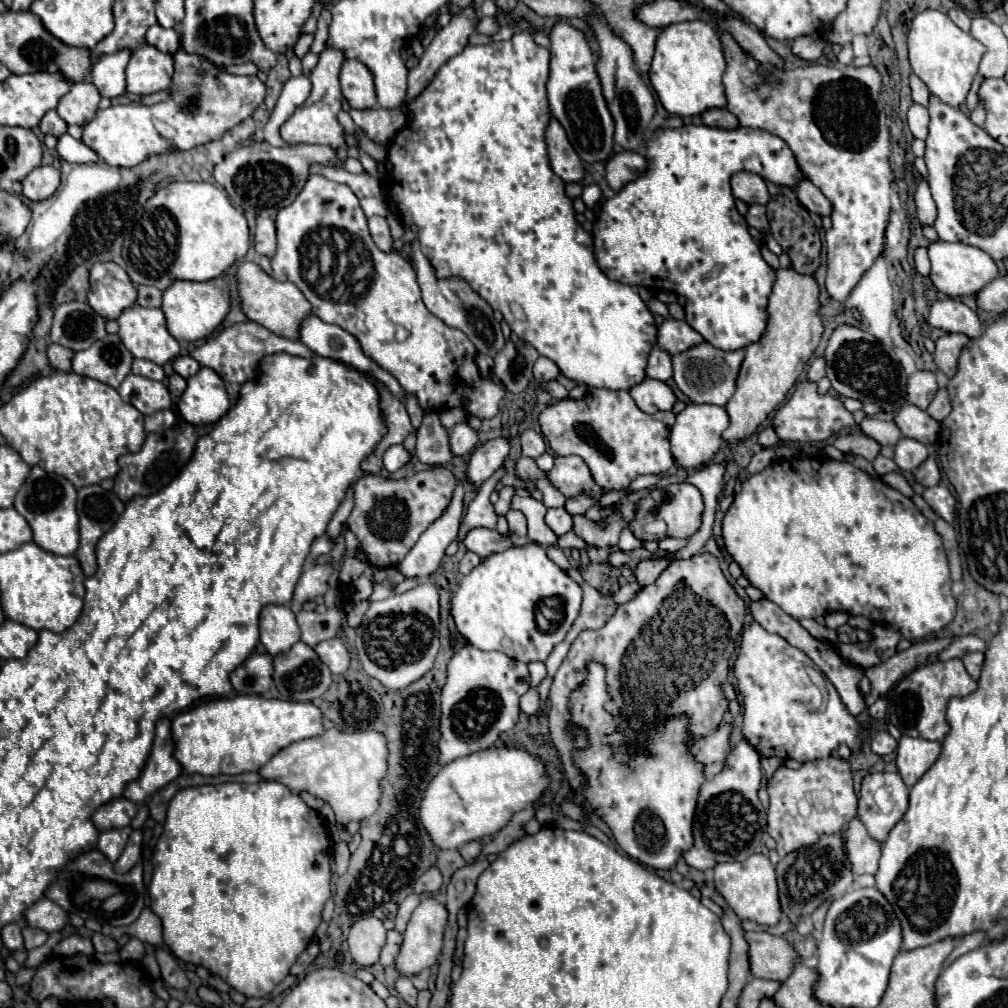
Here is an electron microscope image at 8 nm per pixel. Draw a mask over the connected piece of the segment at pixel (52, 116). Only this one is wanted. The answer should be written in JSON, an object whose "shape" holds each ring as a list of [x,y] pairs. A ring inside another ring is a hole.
{"shape":[[[50,110],[40,122],[40,130],[42,130],[42,134],[52,134],[58,138],[66,132],[66,122],[56,114],[56,110]]]}

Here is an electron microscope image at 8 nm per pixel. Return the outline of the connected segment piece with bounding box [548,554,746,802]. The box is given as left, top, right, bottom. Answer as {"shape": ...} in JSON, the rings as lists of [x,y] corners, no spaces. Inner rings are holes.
{"shape":[[[696,554],[688,560],[672,560],[654,584],[642,588],[642,592],[632,602],[620,604],[616,614],[608,620],[608,624],[602,630],[582,630],[576,636],[550,688],[552,710],[550,710],[548,722],[550,722],[552,742],[556,744],[562,756],[568,782],[580,802],[584,802],[582,792],[586,786],[586,778],[574,764],[572,752],[574,748],[584,750],[584,746],[588,746],[588,734],[584,734],[584,728],[572,722],[568,698],[572,690],[578,690],[584,684],[588,662],[600,662],[606,670],[606,686],[608,686],[610,700],[608,700],[608,706],[604,708],[612,714],[618,726],[618,732],[624,738],[624,744],[628,744],[630,748],[630,754],[638,754],[640,750],[644,750],[646,740],[668,718],[674,718],[680,714],[688,718],[688,736],[690,736],[688,746],[692,746],[698,738],[714,732],[728,710],[728,700],[720,686],[728,676],[728,660],[730,660],[730,654],[734,652],[736,638],[742,630],[744,612],[746,612],[744,600],[734,592],[734,588],[724,578],[718,558],[712,554]]]}

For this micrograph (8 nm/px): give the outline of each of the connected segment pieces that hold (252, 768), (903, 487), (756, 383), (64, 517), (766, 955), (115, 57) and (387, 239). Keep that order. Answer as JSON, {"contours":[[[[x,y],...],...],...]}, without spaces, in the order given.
{"contours":[[[[240,694],[230,698],[214,698],[204,704],[198,704],[192,710],[180,712],[172,720],[172,732],[174,732],[174,758],[182,764],[184,772],[198,772],[204,776],[216,776],[216,774],[242,774],[242,772],[256,772],[268,760],[286,748],[292,742],[314,738],[324,732],[322,724],[322,712],[312,702],[290,702],[290,700],[268,700],[258,694]]],[[[899,472],[889,473],[883,476],[882,479],[886,484],[892,486],[892,488],[896,488],[898,491],[902,492],[904,496],[911,498],[914,495],[913,489]]],[[[792,266],[778,270],[768,302],[768,314],[768,328],[758,342],[746,348],[736,392],[726,404],[730,426],[724,430],[722,438],[730,444],[748,438],[758,424],[764,422],[766,416],[786,398],[788,390],[796,384],[800,372],[820,344],[824,324],[820,316],[820,290],[816,278],[810,274],[796,274]]],[[[34,466],[30,476],[26,478],[24,486],[20,488],[14,508],[28,520],[32,532],[34,532],[34,542],[60,556],[70,556],[78,550],[78,514],[76,514],[76,488],[72,482],[68,482],[64,476],[54,476],[42,470],[40,466]]],[[[746,932],[752,958],[752,974],[758,978],[784,982],[794,970],[796,962],[802,962],[794,946],[782,938],[766,932]]],[[[118,50],[114,54],[102,54],[92,68],[92,84],[106,98],[118,98],[126,90],[124,70],[130,60],[130,50]]],[[[372,216],[368,220],[368,228],[370,228],[372,240],[376,242],[376,246],[380,250],[384,250],[384,252],[396,252],[394,238],[390,234],[390,226],[388,226],[388,220],[384,216]]]]}

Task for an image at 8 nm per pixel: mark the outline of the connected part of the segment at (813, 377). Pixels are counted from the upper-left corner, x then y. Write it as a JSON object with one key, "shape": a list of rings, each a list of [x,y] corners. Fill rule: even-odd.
{"shape":[[[816,358],[816,360],[810,364],[808,380],[810,380],[810,382],[818,382],[824,374],[826,374],[826,362],[824,362],[824,358]]]}

